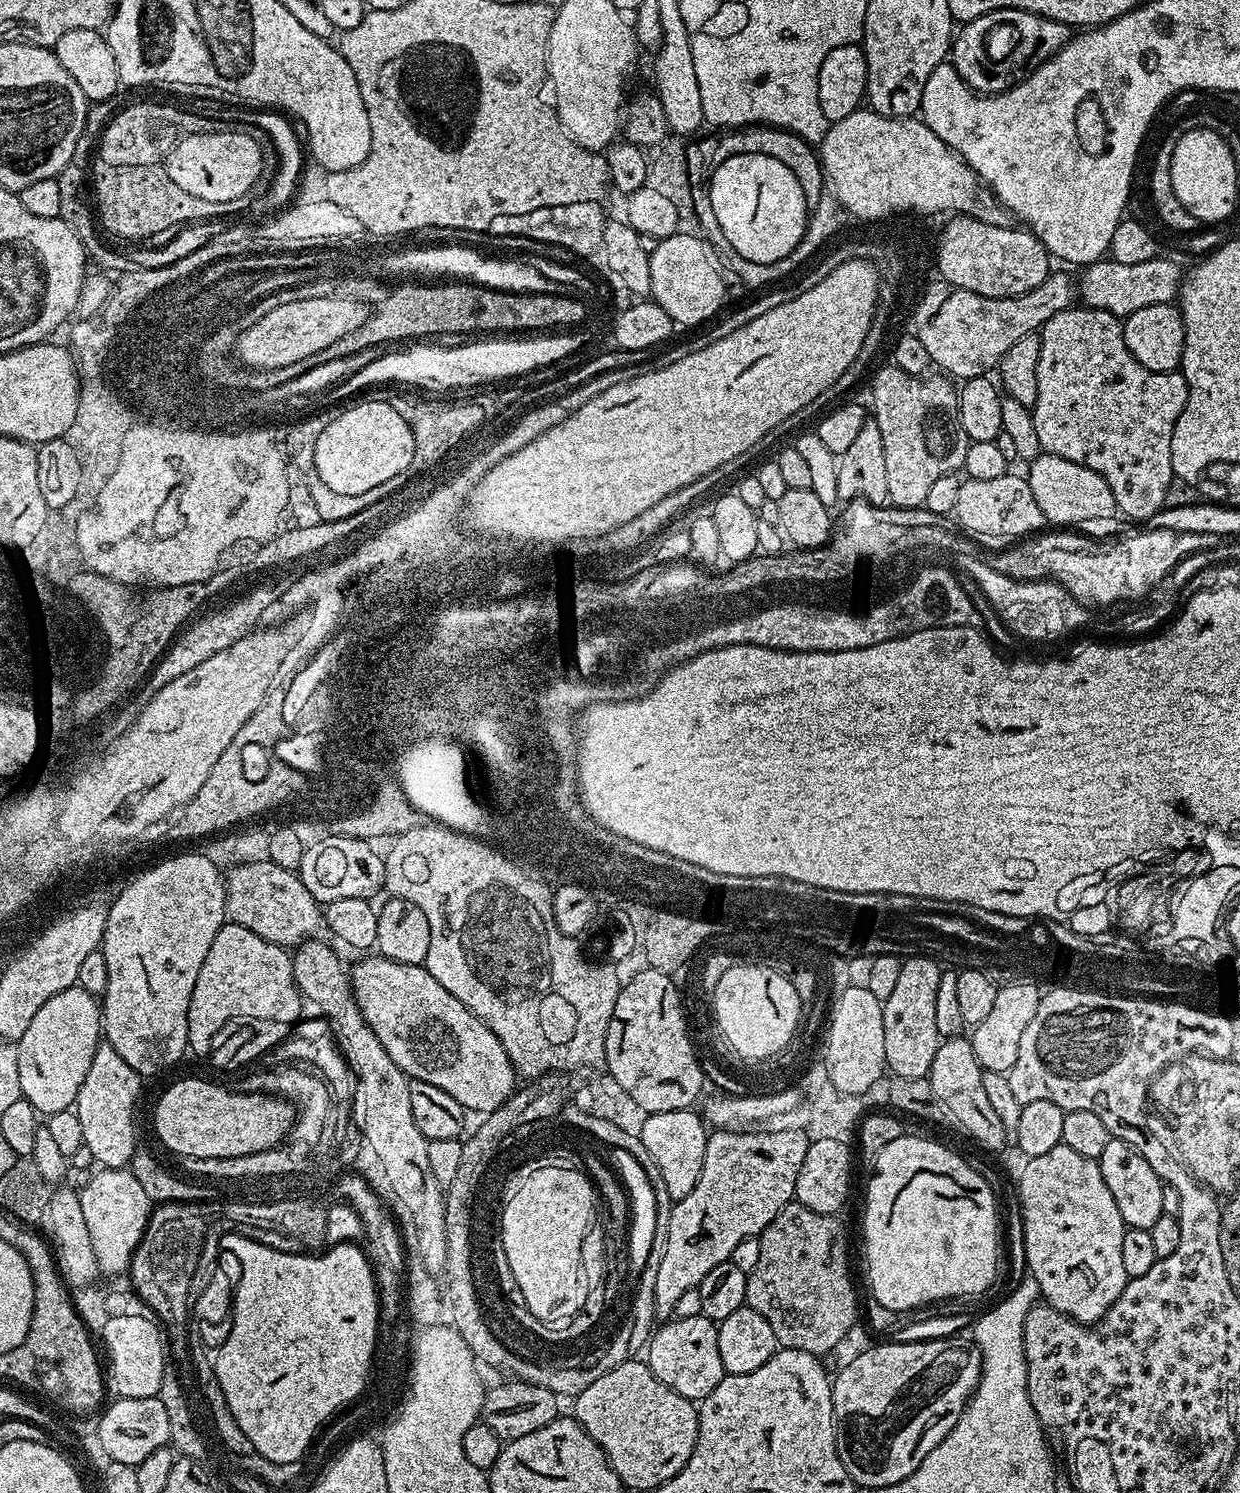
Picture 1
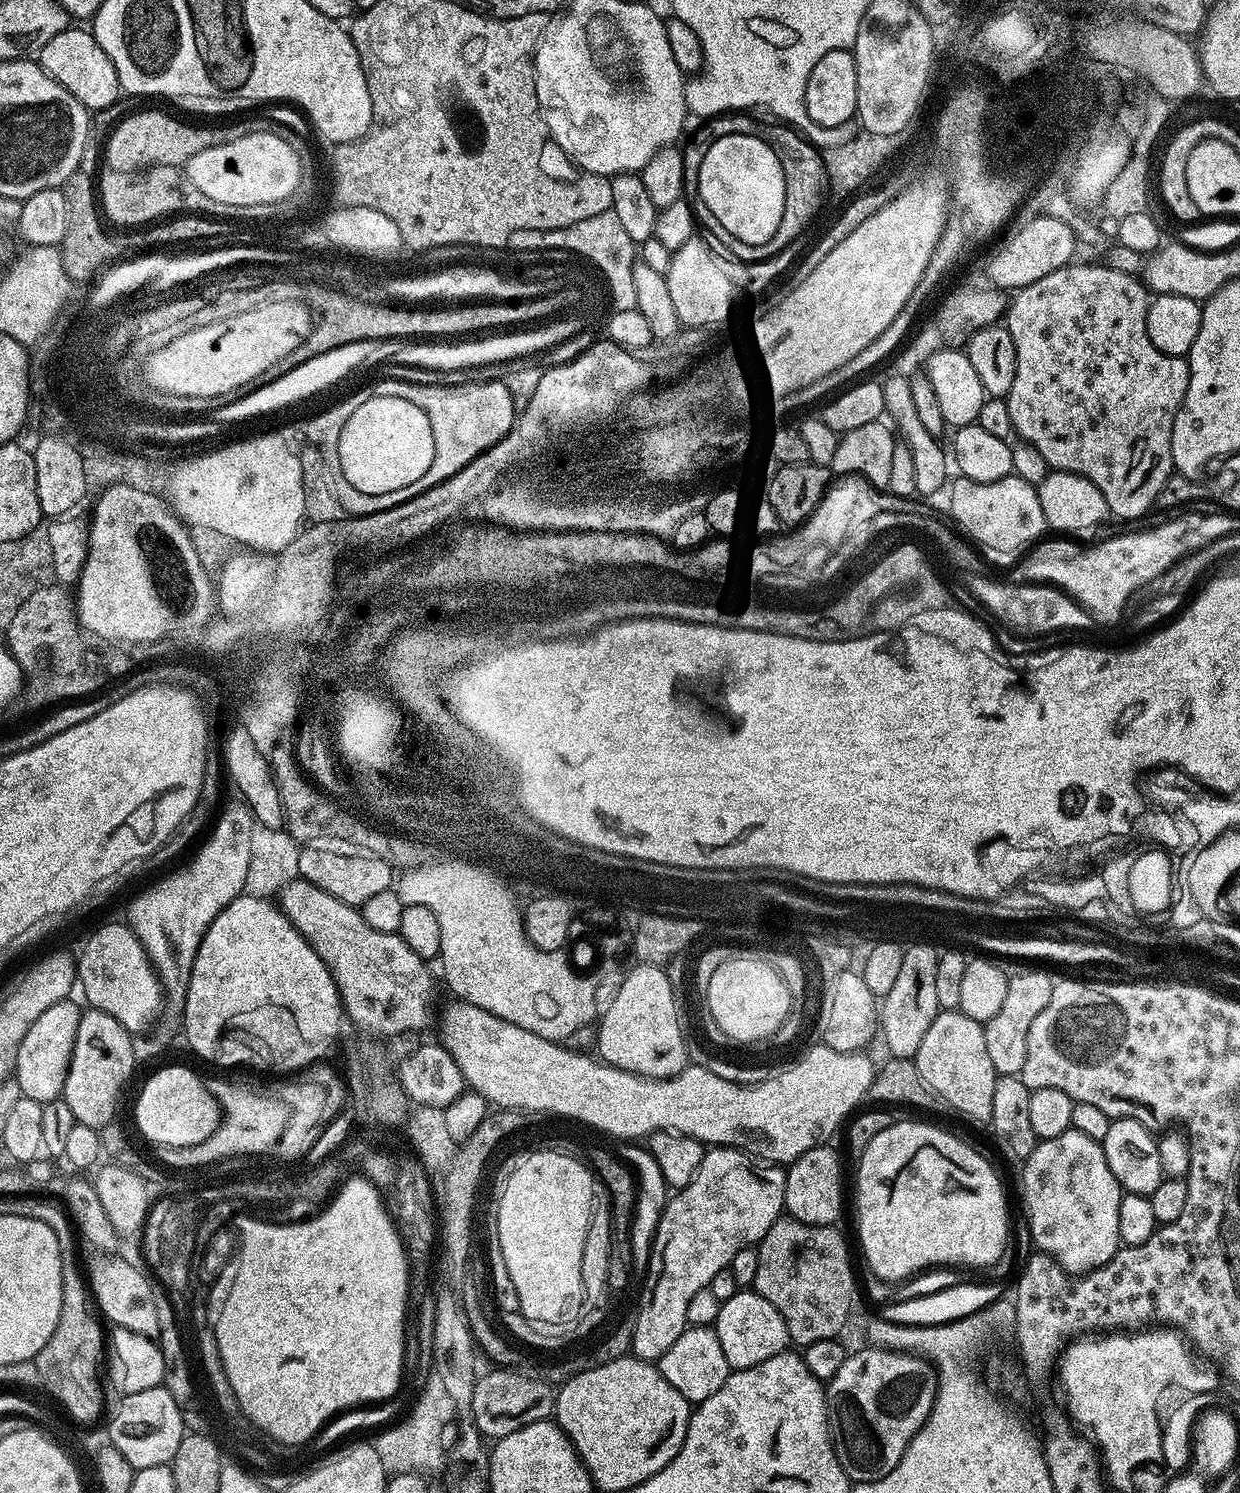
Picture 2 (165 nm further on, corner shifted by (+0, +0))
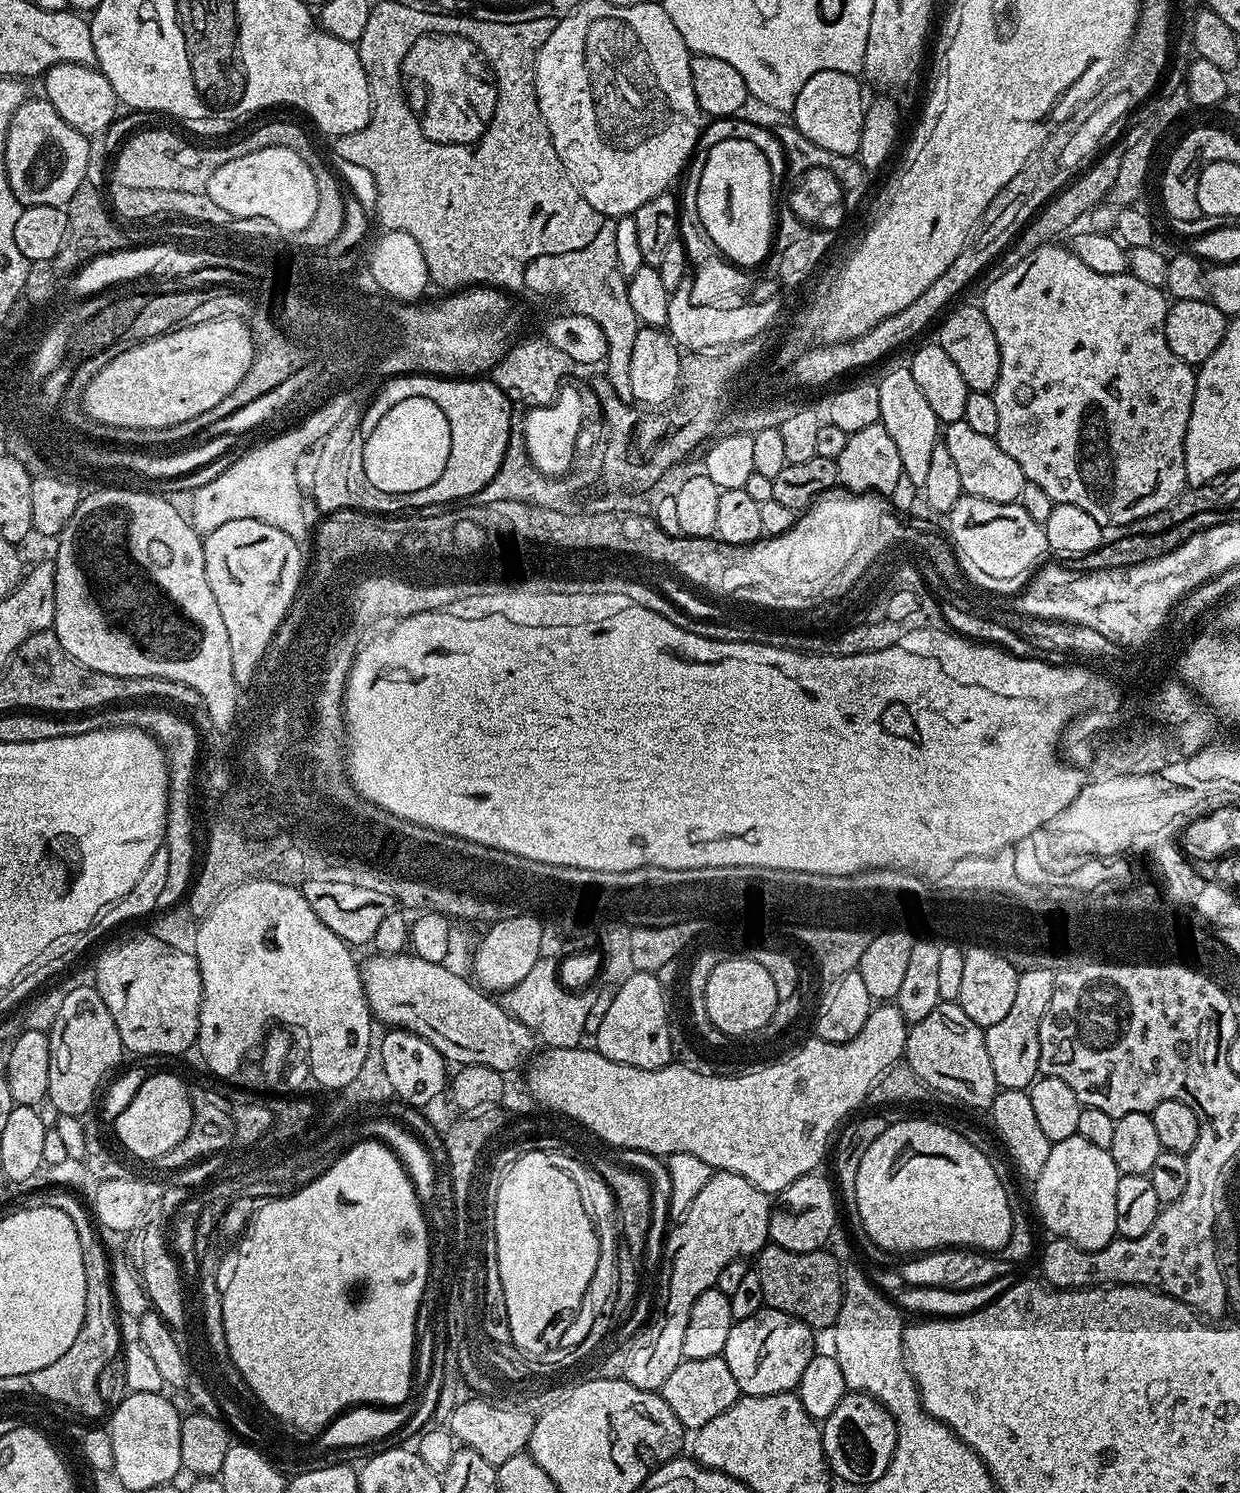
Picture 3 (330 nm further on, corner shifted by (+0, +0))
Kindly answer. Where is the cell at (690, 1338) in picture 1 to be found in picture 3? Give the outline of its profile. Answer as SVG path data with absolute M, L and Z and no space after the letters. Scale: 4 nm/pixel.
M723 1355L714 1358L698 1358L697 1360L685 1360L675 1367L666 1379L664 1385L659 1388L659 1394L674 1410L674 1418L685 1430L695 1430L706 1426L710 1418L718 1418L742 1393L738 1382L734 1382L734 1374L730 1374L730 1366L726 1366Z

